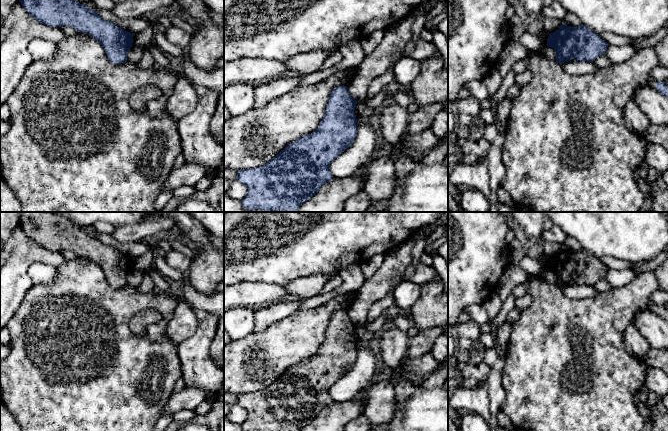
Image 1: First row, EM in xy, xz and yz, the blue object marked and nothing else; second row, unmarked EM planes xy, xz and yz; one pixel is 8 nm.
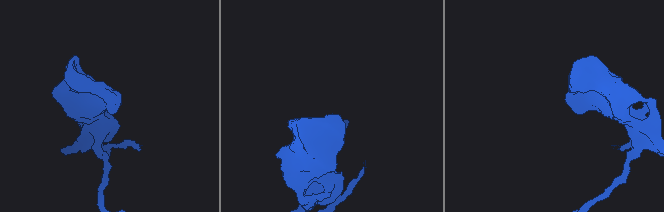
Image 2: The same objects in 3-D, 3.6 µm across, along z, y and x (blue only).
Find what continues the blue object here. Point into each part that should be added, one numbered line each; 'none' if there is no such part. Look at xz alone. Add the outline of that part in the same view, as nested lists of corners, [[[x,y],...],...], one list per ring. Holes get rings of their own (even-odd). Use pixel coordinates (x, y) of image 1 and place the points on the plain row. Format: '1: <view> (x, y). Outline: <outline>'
none

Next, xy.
none

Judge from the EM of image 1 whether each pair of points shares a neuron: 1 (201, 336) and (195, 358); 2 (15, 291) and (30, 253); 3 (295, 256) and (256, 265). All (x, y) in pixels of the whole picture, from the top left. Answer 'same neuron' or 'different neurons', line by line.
1: same neuron
2: same neuron
3: same neuron

